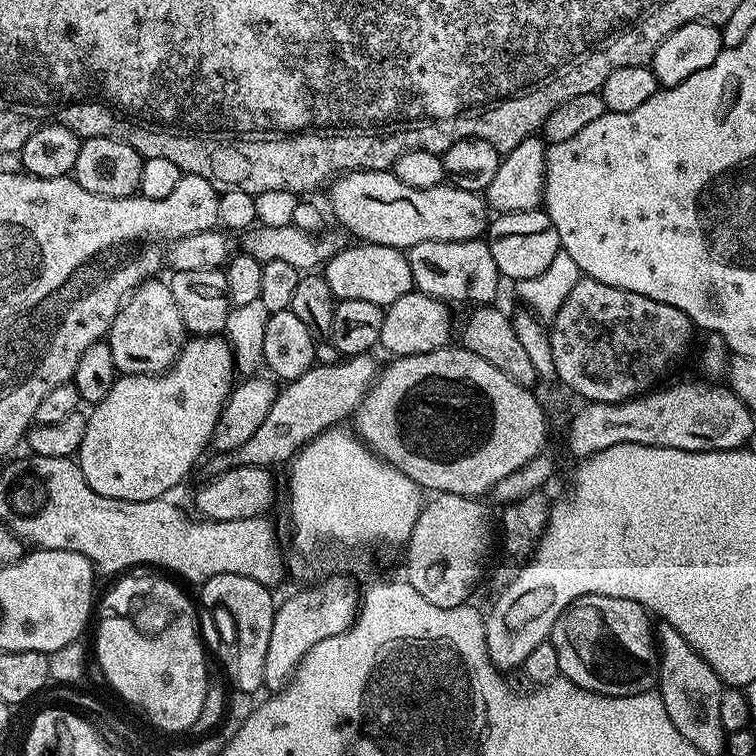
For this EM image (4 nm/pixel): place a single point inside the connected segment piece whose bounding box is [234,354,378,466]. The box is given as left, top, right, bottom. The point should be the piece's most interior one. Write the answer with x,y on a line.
305,407

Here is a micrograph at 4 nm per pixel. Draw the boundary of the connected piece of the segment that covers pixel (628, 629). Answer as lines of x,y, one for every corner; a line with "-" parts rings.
578,598
552,627
550,642
558,654
560,676
603,696
653,691
660,679
660,654
651,622
648,609
630,598

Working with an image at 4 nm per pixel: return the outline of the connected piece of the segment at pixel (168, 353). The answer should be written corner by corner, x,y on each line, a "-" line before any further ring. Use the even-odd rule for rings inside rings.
160,278
139,284
132,295
120,307
120,313
114,318
106,337
110,346
110,354
114,354
114,366
117,373
125,376
155,376
163,374
175,364
186,343
186,329
182,322
182,314
178,314
178,302
174,302
174,294
167,283

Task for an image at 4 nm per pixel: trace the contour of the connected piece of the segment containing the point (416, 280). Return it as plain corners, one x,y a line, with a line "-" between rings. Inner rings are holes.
483,239
466,242
418,242
418,246
407,249
406,255
415,291
452,306
491,305
495,301
492,299
495,298
496,291
502,285
498,266
494,266
494,258

